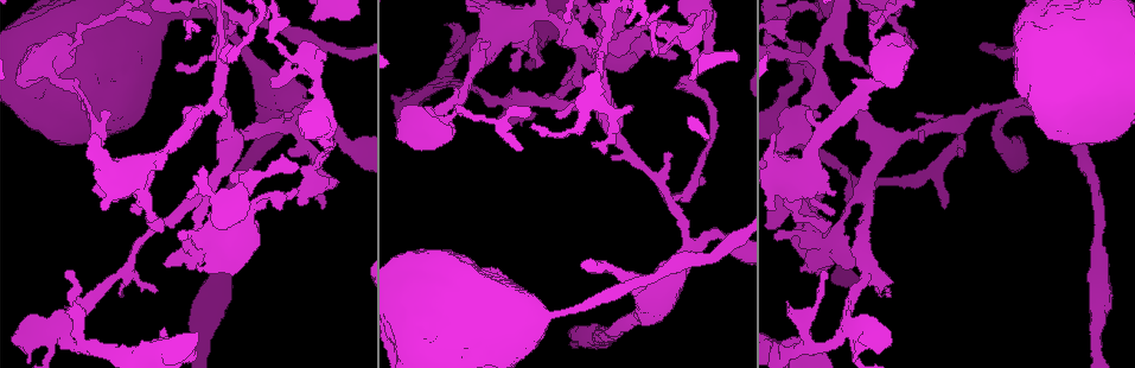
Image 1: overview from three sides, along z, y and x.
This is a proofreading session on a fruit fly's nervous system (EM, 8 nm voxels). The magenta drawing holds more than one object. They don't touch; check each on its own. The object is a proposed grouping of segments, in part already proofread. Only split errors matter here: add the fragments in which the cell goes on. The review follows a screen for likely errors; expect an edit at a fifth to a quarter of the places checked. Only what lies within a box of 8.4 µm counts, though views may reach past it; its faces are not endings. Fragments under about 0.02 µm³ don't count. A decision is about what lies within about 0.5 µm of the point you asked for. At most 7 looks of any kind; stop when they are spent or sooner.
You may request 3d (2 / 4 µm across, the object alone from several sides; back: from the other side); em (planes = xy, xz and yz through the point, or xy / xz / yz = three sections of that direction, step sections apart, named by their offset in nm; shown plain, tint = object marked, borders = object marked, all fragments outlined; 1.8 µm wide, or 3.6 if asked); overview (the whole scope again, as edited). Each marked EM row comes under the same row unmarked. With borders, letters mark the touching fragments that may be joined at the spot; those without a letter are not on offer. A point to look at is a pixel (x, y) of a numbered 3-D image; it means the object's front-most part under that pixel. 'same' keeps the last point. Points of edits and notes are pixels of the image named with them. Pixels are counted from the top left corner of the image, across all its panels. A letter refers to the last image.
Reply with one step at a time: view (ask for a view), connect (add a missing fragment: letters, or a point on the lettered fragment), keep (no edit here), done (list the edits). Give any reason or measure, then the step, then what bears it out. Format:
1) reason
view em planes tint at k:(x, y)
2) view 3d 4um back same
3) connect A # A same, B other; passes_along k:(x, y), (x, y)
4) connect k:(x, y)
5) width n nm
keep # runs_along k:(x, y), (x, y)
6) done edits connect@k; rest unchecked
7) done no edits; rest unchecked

view em yz step 8 tint at 1:(687, 236)

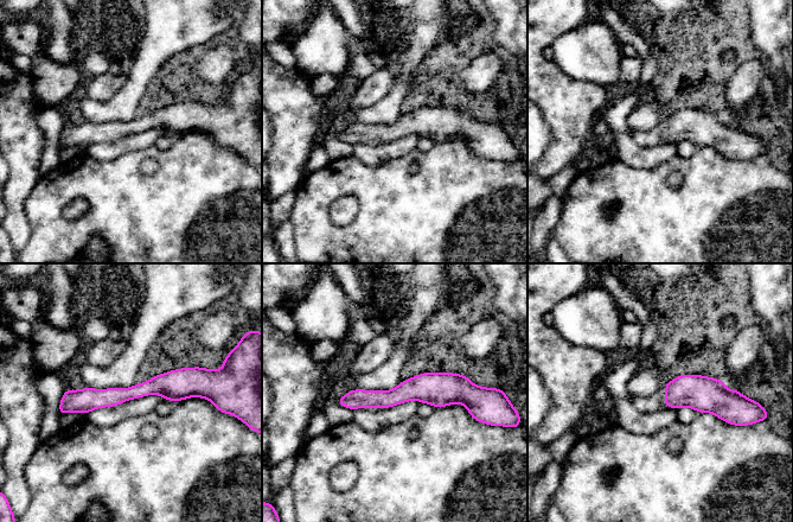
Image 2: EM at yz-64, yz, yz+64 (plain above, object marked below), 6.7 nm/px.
view em planes tint same

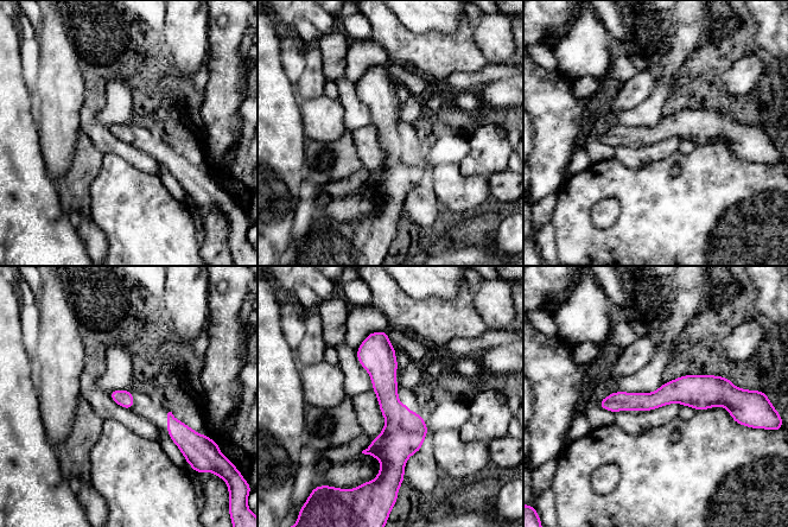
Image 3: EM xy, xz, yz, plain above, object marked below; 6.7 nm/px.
view em planes borders same

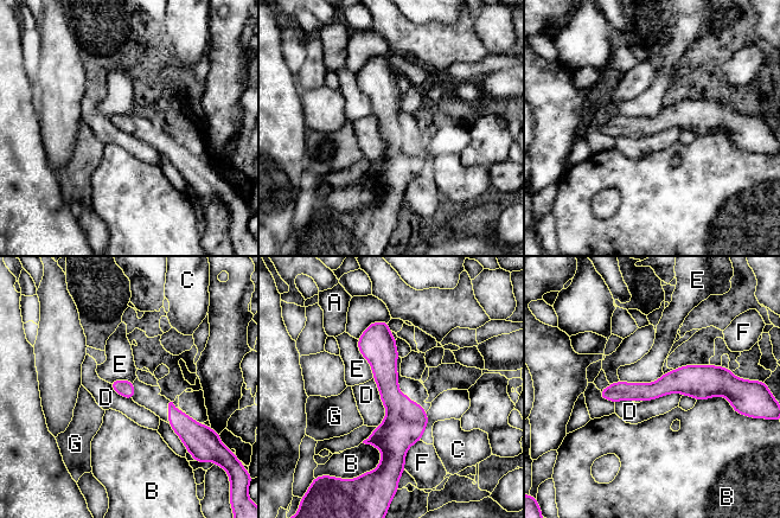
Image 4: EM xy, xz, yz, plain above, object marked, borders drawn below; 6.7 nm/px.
keep # A other, B other, C other, D other, E other, F other, G other; no lettered fragment goes on from it

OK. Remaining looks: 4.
free end
view em planes borders at 1:(692, 78)

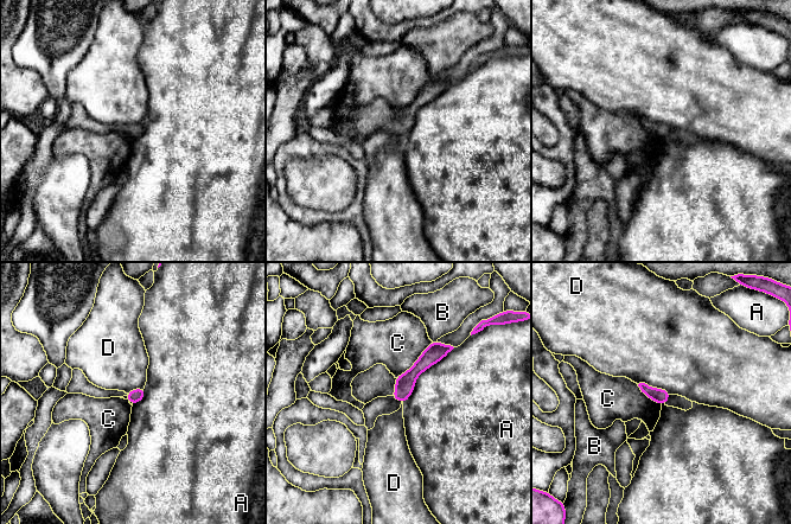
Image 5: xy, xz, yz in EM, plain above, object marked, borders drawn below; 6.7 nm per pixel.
longest_contact A 500 nm
keep # A other, B other, C other, D other; border 5:(638, 383), (663, 388), (671, 394); none of them fits

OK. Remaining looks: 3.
an open end
view 3d 4um at 1:(787, 303)

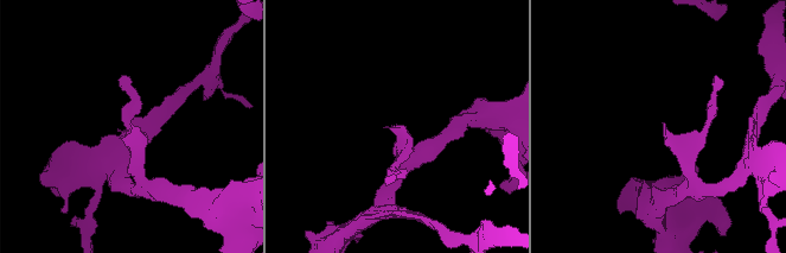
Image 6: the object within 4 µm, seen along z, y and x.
now the EM
view em planes borders at 6:(664, 122)

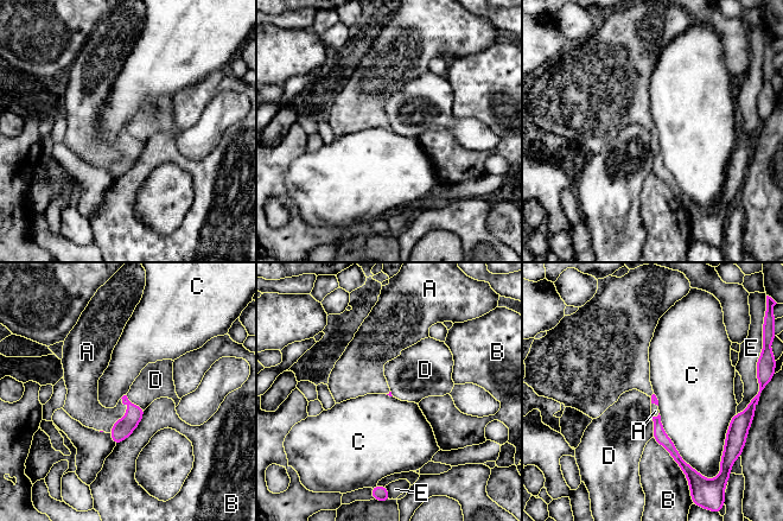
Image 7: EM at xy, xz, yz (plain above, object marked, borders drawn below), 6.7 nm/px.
connect A # A same, B other, C other, D other, E other; passes_along 7:(123, 427), (125, 415), (89, 412); it goes on there

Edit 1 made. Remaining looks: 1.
done edits connect@7; rest unchecked

